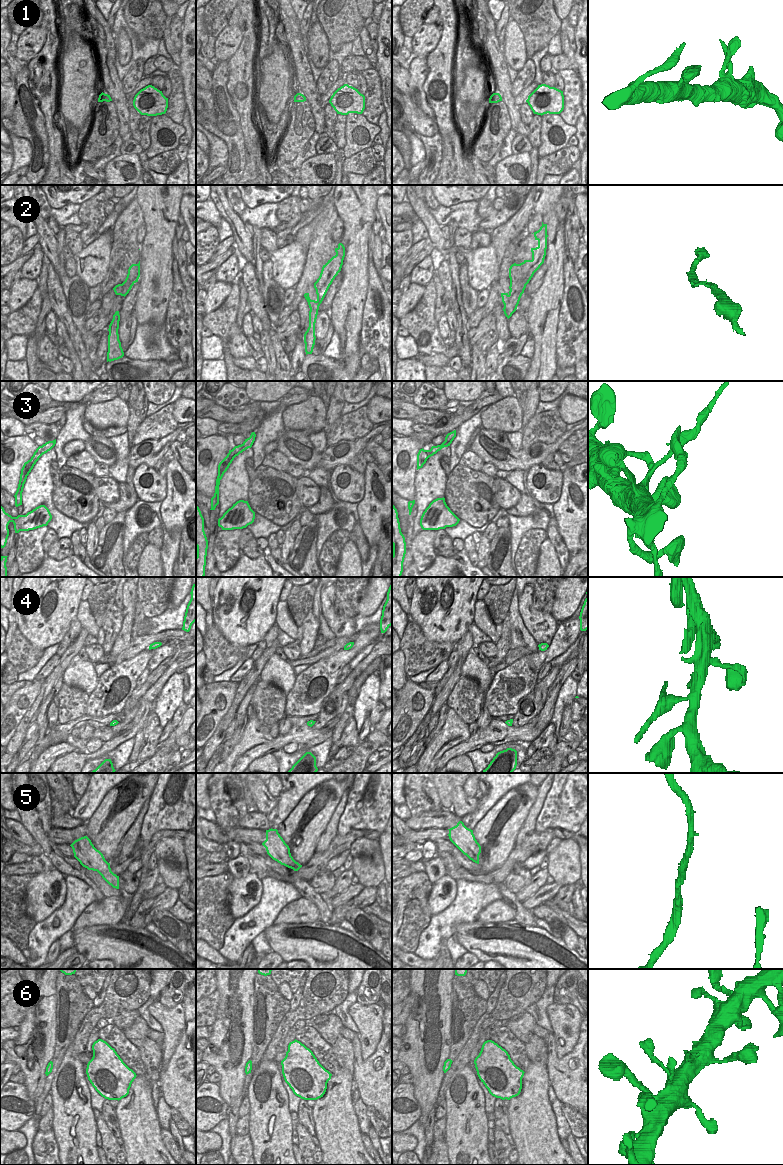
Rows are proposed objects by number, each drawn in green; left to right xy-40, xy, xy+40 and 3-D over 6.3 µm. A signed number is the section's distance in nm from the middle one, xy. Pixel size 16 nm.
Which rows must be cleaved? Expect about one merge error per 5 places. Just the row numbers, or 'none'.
3

